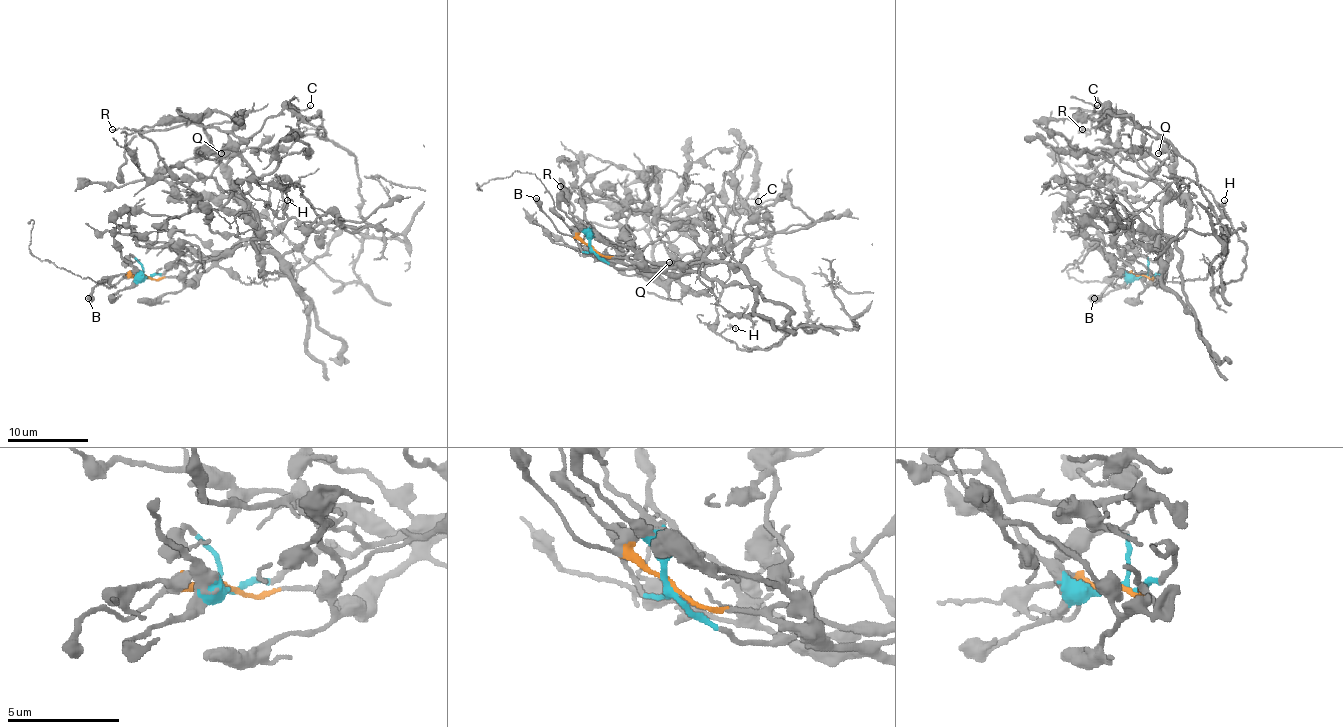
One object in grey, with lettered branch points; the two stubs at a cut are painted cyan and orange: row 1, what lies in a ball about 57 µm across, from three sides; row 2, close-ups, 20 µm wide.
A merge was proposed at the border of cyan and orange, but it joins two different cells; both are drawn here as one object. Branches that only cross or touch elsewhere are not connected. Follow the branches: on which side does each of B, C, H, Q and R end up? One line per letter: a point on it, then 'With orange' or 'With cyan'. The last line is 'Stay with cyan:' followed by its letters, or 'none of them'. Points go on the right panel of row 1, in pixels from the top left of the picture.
B: Place: (1094, 298). With orange
C: Place: (1097, 105). With cyan
H: Place: (1224, 200). With orange
Q: Place: (1158, 153). With cyan
R: Place: (1082, 129). With cyan
Stay with cyan: C, Q, R

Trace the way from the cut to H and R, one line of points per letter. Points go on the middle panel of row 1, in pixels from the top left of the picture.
H: (592, 249), (672, 274), (702, 272), (735, 243), (717, 310), (717, 332), (735, 328)
R: (592, 249), (616, 268), (700, 266), (690, 268), (698, 268), (700, 247), (686, 213), (610, 209), (560, 185)

